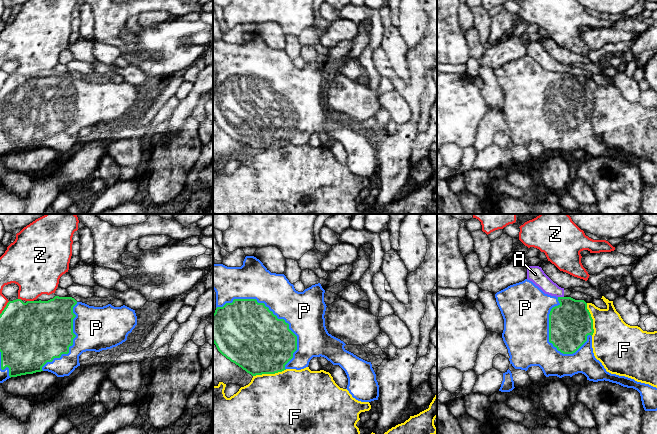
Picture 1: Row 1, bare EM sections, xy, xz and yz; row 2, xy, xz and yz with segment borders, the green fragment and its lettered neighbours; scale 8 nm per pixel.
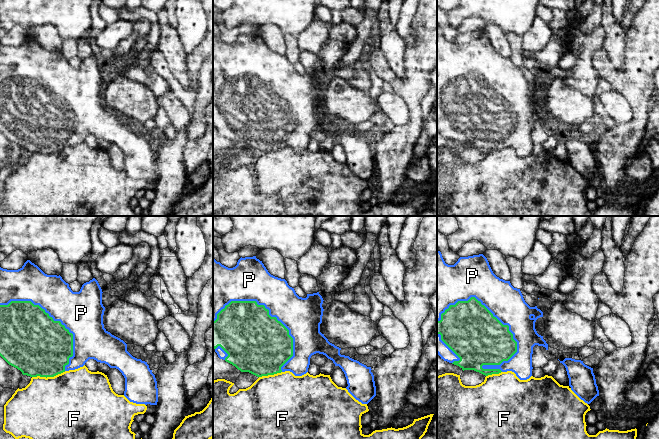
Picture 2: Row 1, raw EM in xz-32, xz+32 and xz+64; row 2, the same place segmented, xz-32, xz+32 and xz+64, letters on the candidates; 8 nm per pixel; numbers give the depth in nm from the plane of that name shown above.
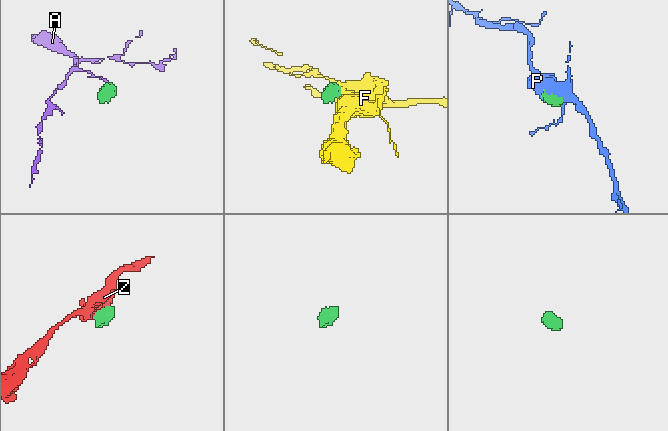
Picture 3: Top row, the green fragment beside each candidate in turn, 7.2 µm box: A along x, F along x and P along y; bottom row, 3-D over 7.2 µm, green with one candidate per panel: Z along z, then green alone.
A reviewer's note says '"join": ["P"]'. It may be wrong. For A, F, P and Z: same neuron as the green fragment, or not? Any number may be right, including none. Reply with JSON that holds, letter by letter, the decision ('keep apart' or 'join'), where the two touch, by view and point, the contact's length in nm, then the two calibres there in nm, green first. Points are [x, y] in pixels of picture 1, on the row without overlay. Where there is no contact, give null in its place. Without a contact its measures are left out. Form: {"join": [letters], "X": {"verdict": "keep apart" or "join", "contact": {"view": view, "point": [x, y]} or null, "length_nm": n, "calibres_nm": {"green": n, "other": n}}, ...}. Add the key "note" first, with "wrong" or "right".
{"note": "right", "join": ["P"], "A": {"verdict": "keep apart", "contact": {"view": "yz", "point": [561, 73]}, "length_nm": 50, "calibres_nm": {"green": 340, "other": 120}}, "F": {"verdict": "keep apart", "contact": {"view": "xz", "point": [269, 149]}, "length_nm": 280, "calibres_nm": {"green": 480, "other": 500}}, "P": {"verdict": "join", "contact": {"view": "xz", "point": [275, 91]}, "length_nm": 750, "calibres_nm": {"green": 500, "other": 320}}, "Z": {"verdict": "keep apart", "contact": {"view": "xy", "point": [30, 77]}, "length_nm": 60, "calibres_nm": {"green": 500, "other": 380}}}

